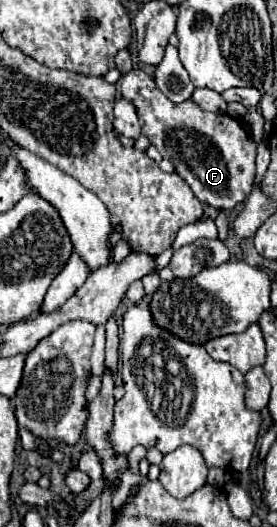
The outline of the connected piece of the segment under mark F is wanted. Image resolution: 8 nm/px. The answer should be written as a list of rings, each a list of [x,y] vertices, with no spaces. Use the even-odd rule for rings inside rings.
[[[133,69],[127,75],[121,77],[121,93],[127,101],[131,101],[137,109],[139,115],[139,123],[143,127],[143,135],[147,135],[147,139],[163,153],[163,157],[167,157],[175,171],[187,181],[187,185],[191,187],[191,191],[195,193],[195,197],[201,203],[209,203],[215,209],[235,209],[241,201],[247,199],[247,195],[253,189],[253,179],[255,179],[255,157],[257,157],[257,143],[251,139],[251,135],[247,133],[245,125],[231,117],[231,115],[219,115],[219,113],[207,113],[199,107],[195,107],[195,103],[189,99],[181,105],[171,103],[155,85],[153,77],[149,77],[147,73],[143,73],[141,69]],[[179,131],[183,131],[183,135],[191,135],[195,143],[189,143],[189,139],[179,141],[175,147],[171,145],[171,135],[177,135]]]

